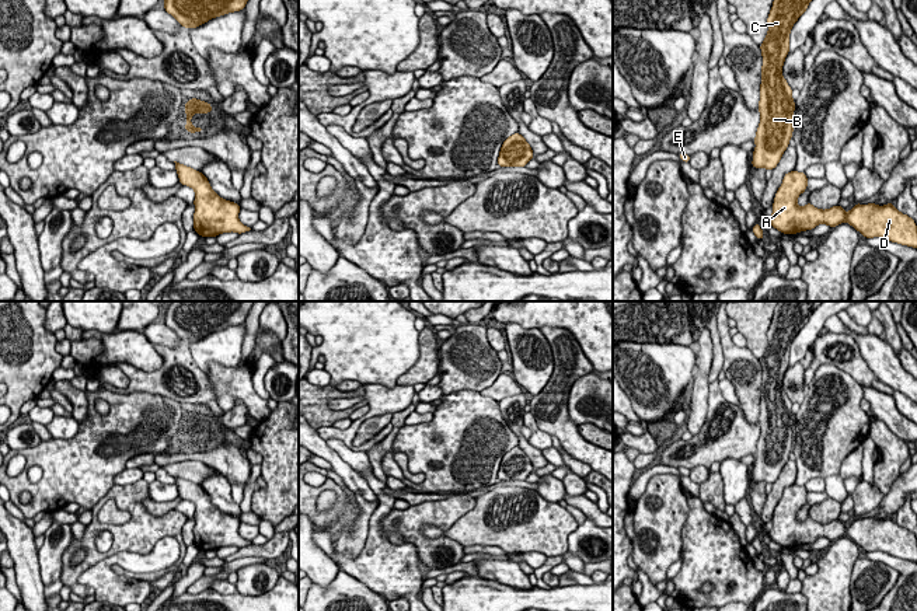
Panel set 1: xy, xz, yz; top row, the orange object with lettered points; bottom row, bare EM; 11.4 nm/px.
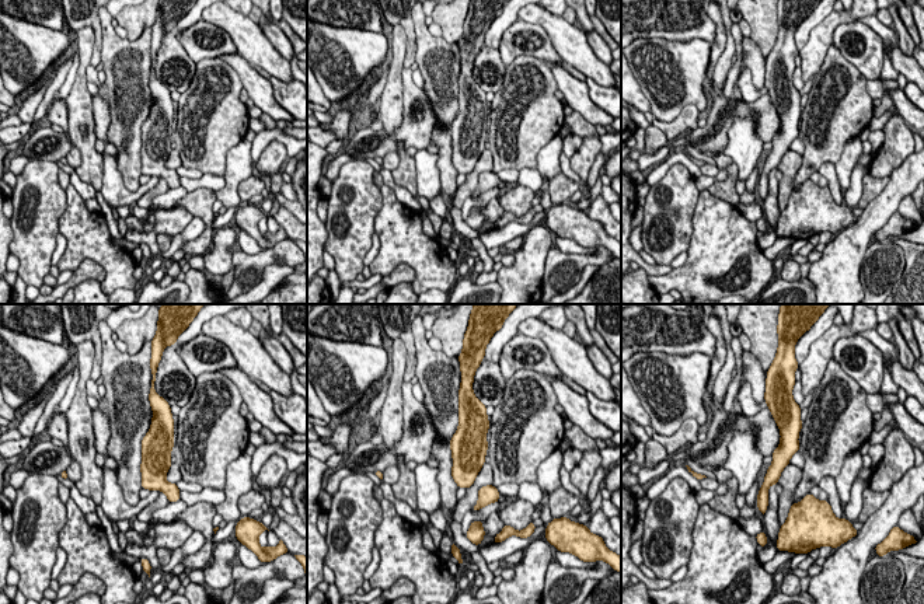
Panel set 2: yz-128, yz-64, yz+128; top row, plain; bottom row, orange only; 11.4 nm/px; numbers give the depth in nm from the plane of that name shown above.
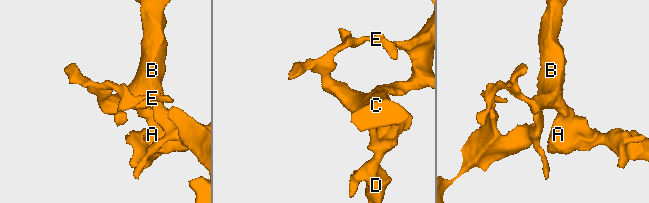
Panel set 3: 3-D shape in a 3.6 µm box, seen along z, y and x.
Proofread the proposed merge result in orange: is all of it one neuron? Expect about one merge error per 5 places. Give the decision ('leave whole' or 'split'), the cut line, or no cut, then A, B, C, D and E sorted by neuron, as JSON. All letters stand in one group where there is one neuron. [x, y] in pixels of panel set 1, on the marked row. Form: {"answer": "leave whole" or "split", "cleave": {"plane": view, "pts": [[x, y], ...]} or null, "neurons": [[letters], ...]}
{"answer": "leave whole", "cleave": null, "neurons": [["A", "B", "C", "D", "E"]]}

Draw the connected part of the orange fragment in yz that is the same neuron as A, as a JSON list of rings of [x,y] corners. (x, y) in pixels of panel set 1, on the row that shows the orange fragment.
[[[791,171],[784,175],[768,220],[771,227],[784,234],[798,234],[799,231],[812,230],[817,224],[827,224],[833,228],[847,221],[865,238],[881,237],[917,248],[916,221],[900,213],[893,203],[885,206],[855,203],[848,213],[838,205],[822,210],[808,202],[803,207],[799,207],[798,196],[806,191],[806,186],[805,172]]]

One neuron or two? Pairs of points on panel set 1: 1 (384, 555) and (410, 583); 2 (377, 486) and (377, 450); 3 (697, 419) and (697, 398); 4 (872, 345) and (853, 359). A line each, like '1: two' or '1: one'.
1: one
2: two
3: one
4: two

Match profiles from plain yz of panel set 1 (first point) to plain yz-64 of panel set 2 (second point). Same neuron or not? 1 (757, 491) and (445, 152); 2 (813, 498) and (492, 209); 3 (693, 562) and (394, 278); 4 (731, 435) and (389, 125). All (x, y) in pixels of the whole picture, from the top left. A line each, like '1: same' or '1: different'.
1: same
2: same
3: different
4: different

